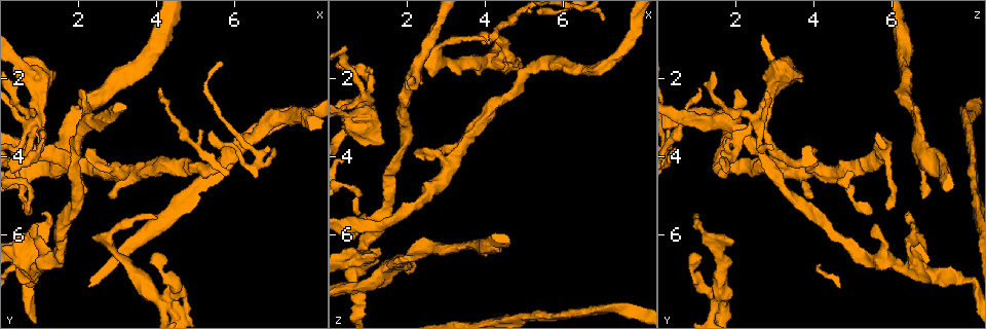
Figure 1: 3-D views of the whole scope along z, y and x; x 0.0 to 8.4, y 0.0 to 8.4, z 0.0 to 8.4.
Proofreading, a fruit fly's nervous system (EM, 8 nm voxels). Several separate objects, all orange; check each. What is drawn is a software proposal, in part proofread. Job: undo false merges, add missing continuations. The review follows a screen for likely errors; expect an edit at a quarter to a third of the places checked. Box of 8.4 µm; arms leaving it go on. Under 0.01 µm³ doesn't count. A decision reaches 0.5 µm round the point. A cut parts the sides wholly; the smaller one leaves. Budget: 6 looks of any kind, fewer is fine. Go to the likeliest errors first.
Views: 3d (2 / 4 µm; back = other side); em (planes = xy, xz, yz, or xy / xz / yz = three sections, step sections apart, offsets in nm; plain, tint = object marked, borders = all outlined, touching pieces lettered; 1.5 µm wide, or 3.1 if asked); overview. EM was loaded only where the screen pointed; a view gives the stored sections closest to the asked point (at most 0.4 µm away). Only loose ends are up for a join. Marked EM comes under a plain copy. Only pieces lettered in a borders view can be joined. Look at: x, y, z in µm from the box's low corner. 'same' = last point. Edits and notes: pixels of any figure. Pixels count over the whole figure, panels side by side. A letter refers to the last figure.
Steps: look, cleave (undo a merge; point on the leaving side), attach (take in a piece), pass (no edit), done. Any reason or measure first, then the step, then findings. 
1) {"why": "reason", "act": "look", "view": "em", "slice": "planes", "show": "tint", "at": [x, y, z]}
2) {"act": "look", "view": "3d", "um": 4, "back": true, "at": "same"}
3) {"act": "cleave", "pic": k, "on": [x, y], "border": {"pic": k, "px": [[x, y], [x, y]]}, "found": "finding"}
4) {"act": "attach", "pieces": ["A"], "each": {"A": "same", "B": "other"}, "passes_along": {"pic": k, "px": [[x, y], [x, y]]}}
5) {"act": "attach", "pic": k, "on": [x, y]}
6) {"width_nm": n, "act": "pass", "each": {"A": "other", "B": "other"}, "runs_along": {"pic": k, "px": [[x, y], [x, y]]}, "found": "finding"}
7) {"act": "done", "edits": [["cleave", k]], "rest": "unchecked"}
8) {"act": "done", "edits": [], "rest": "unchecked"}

{"why": "four or more arms meet", "act": "look", "view": "3d", "um": 4, "at": [3.80, 7.40, 1.55]}

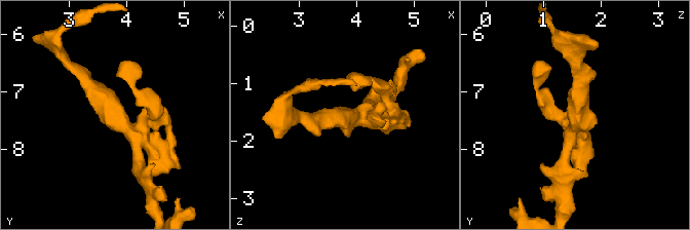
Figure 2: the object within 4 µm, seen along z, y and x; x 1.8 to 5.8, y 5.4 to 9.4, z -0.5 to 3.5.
{"act": "look", "view": "em", "slice": "planes", "show": "tint", "at": [3.80, 7.40, 1.60]}

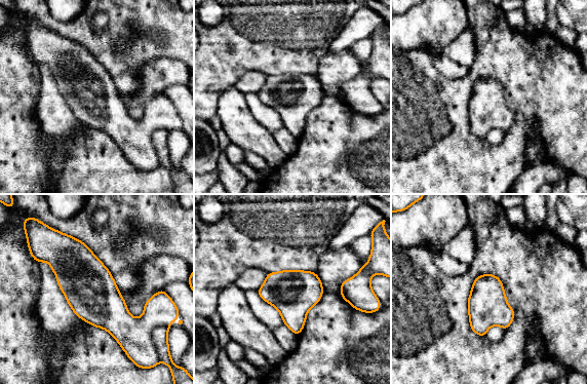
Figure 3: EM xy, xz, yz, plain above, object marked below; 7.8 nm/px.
{"act": "look", "view": "em", "slice": "planes", "show": "borders", "at": "same"}

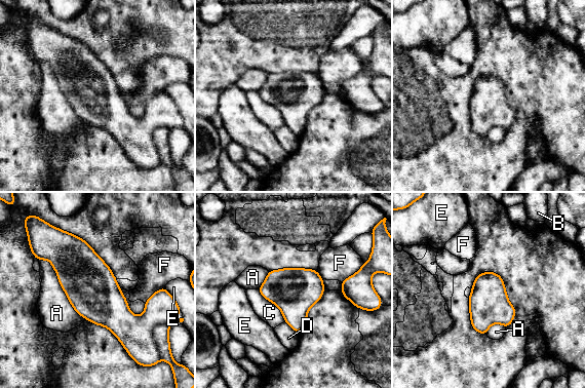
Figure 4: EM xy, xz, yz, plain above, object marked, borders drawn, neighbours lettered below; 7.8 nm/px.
{"act": "pass", "each": {"A": "other", "B": "other", "C": "other", "D": "other", "E": "other", "F": "other"}, "border": {"pic": 4, "px": [[258, 288], [280, 310], [285, 321]]}, "found": "one neuron here"}

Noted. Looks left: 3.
{"act": "look", "view": "3d", "um": 4, "at": [2.85, 5.05, 3.90]}

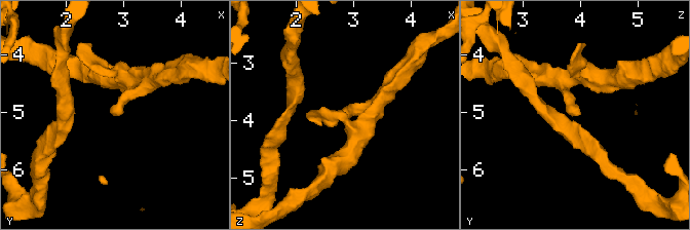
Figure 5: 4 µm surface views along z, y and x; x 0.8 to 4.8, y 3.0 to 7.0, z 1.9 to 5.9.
{"why": "now the EM", "act": "look", "view": "em", "slice": "yz", "step": 4, "show": "tint", "at": [2.85, 5.05, 3.95]}

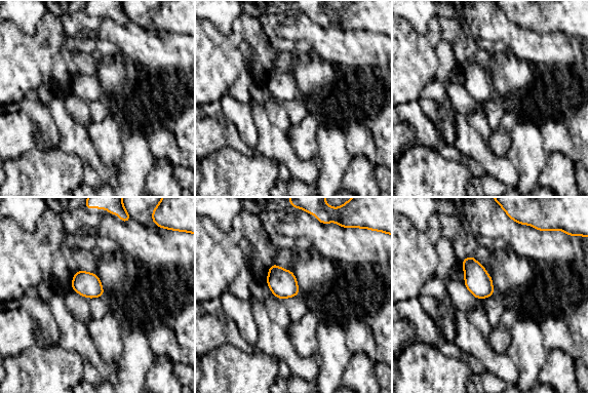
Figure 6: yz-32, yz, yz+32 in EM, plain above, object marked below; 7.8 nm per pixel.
{"why": "another direction", "act": "look", "view": "em", "slice": "planes", "show": "borders", "at": "same"}

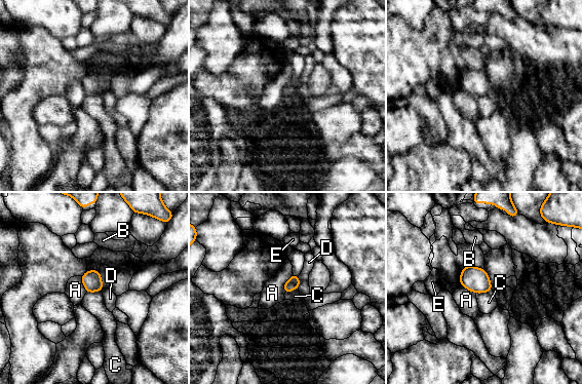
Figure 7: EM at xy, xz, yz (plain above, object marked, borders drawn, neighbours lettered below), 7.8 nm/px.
{"width_nm": 100, "act": "pass", "each": {"A": "other", "B": "other", "C": "other", "D": "other", "E": "other"}, "border": {"pic": 7, "px": [[492, 290], [476, 294]]}, "found": "none of them fits"}

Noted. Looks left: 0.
{"act": "done", "edits": [], "rest": "unchecked"}

